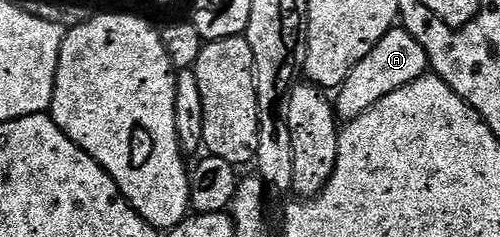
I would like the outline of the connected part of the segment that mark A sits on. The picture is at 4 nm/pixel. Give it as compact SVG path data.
M402 26L392 28L385 38L381 38L381 42L377 42L377 46L373 46L373 50L369 50L369 54L365 54L365 58L361 58L361 62L357 62L357 66L353 66L349 78L339 85L339 97L336 95L333 100L338 119L343 122L356 120L365 114L365 110L381 102L381 98L393 94L393 90L409 86L428 75L428 72L427 55L421 42L417 42L417 38L413 38L413 34L409 34Z

